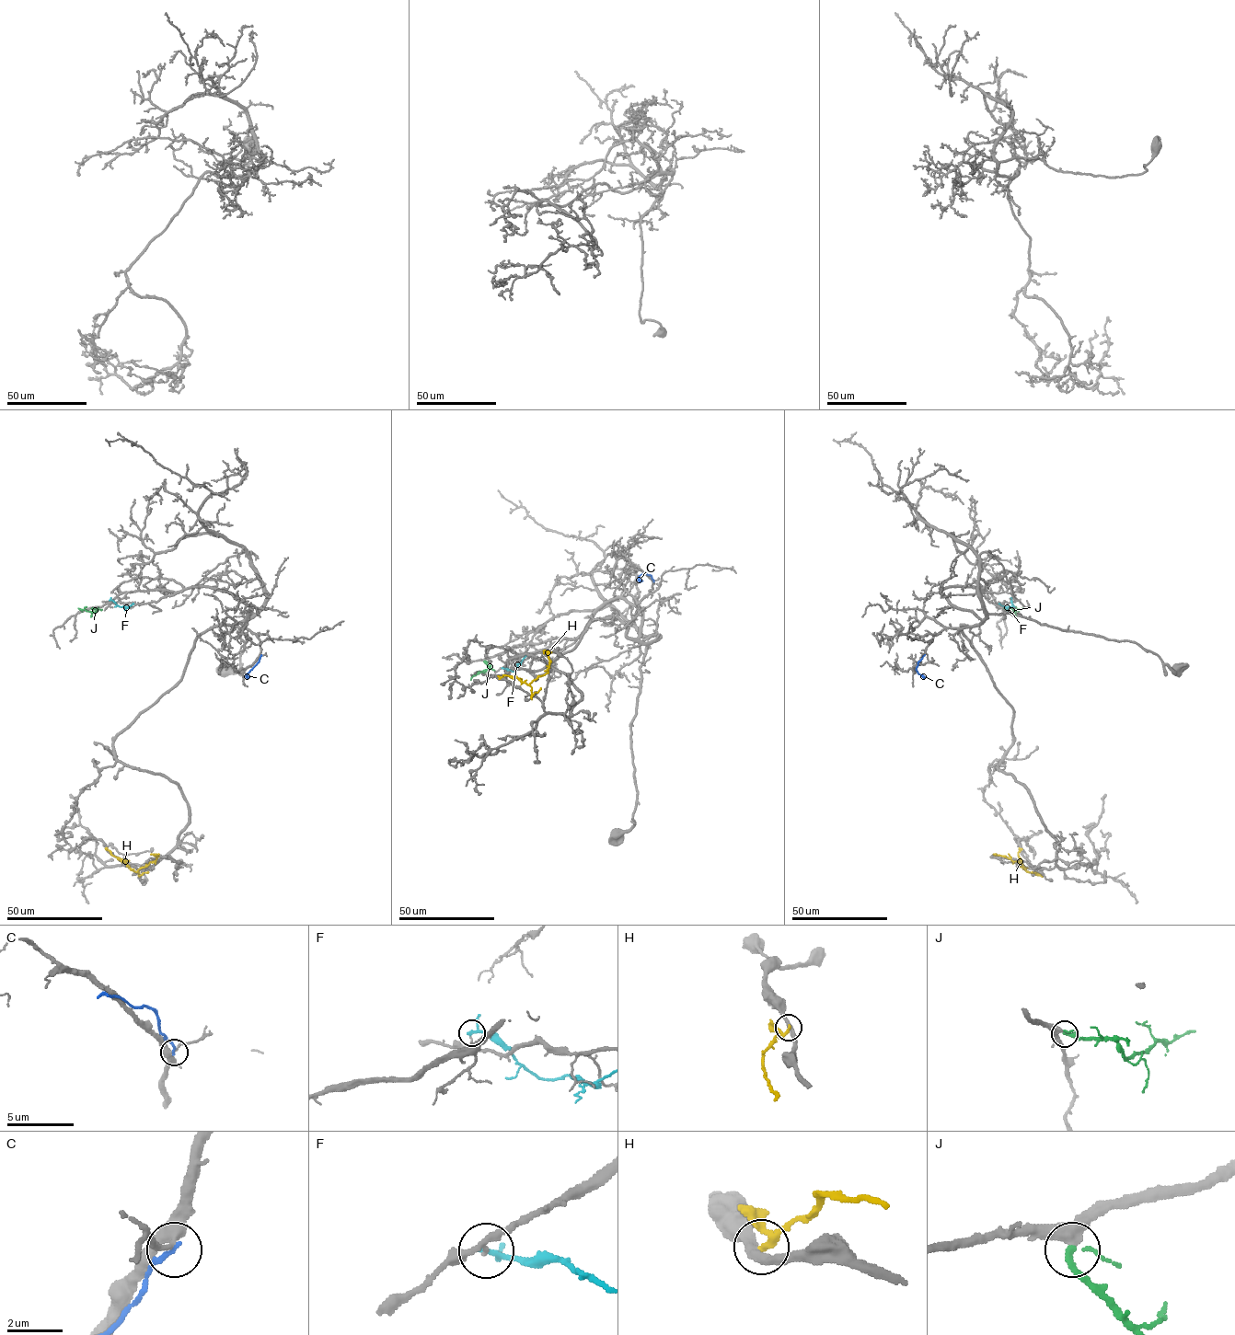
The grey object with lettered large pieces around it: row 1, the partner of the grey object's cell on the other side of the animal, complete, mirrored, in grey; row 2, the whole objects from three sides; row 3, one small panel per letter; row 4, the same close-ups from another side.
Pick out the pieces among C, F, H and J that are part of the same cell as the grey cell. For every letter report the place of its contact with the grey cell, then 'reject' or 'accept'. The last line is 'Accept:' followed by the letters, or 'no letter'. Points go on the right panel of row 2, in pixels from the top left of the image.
C: (924, 655) | reject
F: (1010, 600) | reject
H: (1021, 848) | reject
J: (1004, 608) | accept
Accept: J

